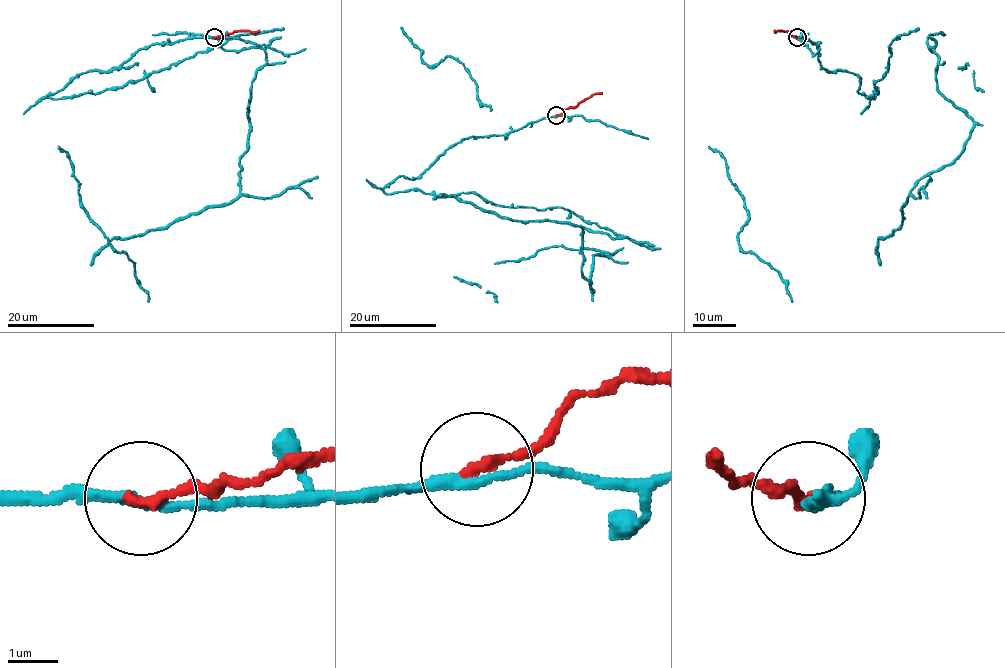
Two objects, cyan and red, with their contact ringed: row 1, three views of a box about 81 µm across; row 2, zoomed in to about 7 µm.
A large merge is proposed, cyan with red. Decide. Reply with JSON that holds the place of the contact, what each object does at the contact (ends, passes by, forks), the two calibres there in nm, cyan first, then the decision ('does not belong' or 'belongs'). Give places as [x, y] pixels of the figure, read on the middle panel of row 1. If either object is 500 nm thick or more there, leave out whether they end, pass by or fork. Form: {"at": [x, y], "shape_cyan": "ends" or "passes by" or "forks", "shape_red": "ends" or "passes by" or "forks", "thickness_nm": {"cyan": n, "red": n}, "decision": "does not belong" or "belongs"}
{"at": [556, 115], "shape_cyan": "passes by", "shape_red": "ends", "thickness_nm": {"cyan": 190, "red": 220}, "decision": "does not belong"}

